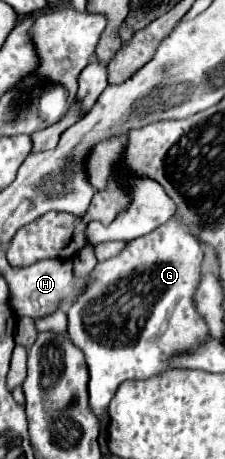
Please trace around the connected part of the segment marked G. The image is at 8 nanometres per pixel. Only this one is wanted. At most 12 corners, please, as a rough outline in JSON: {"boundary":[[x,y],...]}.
{"boundary":[[177,218],[99,262],[69,306],[101,416],[209,330]]}

